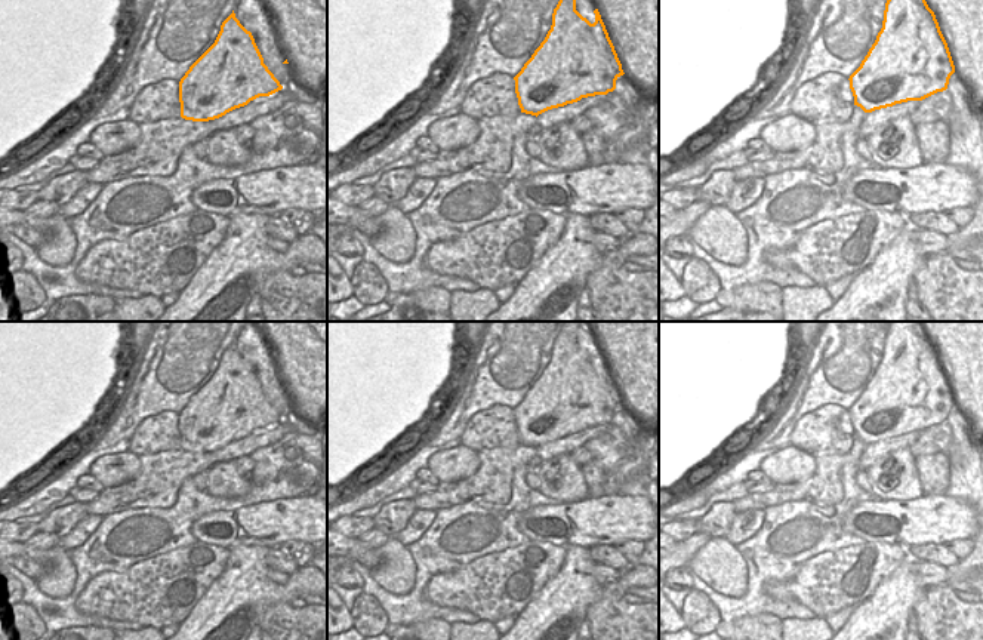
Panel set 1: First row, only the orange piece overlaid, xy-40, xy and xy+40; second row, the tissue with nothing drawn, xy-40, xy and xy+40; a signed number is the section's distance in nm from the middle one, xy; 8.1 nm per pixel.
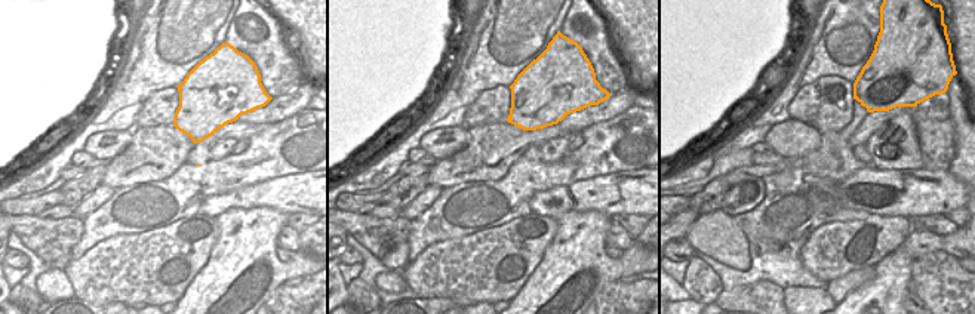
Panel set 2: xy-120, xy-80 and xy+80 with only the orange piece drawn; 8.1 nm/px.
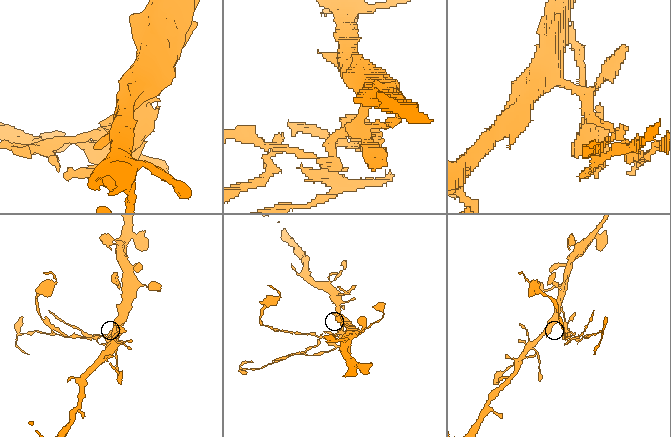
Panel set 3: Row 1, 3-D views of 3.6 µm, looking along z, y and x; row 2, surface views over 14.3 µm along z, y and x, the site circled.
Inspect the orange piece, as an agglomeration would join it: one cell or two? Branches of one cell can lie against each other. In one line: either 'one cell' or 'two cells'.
two cells

